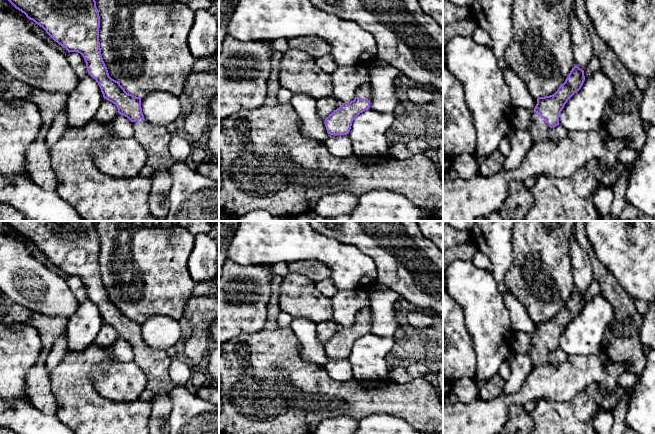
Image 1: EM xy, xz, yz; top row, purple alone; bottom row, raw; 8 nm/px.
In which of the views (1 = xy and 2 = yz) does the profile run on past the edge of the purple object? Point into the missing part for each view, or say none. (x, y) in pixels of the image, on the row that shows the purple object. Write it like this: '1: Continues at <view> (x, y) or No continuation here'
1: Continues at xy (155, 140)
2: Continues at yz (539, 130)

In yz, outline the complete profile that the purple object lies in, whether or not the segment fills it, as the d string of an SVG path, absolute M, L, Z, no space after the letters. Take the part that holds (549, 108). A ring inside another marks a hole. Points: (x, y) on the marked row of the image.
M574 66L565 82L550 96L538 97L532 112L528 132L532 136L532 145L539 141L552 141L549 129L559 125L559 115L568 100L577 93L585 81L584 70Z

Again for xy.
M8 0L16 9L42 27L46 33L69 53L80 53L88 74L98 83L104 99L116 105L118 113L133 124L134 138L147 153L146 165L155 170L168 170L175 162L170 154L171 134L165 126L154 126L142 113L141 98L125 91L120 82L109 76L103 61L99 42L100 16L95 0Z

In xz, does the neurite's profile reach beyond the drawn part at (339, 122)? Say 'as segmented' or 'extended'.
extended

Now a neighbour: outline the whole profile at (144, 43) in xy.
M180 0L95 1L100 16L101 55L109 76L136 97L153 91L179 97L195 62L188 47L195 12Z

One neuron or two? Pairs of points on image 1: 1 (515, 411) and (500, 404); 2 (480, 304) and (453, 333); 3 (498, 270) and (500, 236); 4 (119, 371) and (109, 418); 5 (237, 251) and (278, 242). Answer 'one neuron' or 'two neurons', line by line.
1: two neurons
2: two neurons
3: one neuron
4: two neurons
5: one neuron

